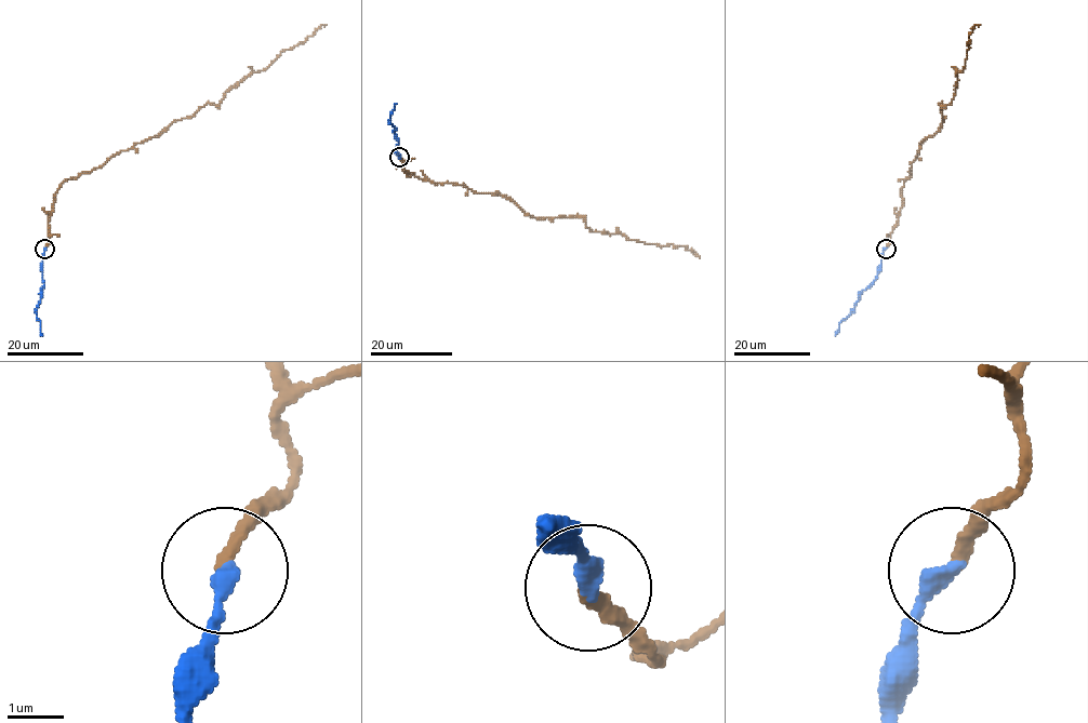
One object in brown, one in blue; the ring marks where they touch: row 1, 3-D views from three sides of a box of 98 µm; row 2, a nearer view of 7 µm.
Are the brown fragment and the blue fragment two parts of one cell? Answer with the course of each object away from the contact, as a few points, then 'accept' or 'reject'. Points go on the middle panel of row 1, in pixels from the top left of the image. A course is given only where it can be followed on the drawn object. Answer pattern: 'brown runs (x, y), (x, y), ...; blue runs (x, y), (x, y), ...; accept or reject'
brown runs (399, 157), (410, 176), (501, 193), (530, 216), (582, 217), (592, 231), (682, 245), (699, 257); blue runs (399, 157), (398, 138), (389, 122), (397, 103); reject

